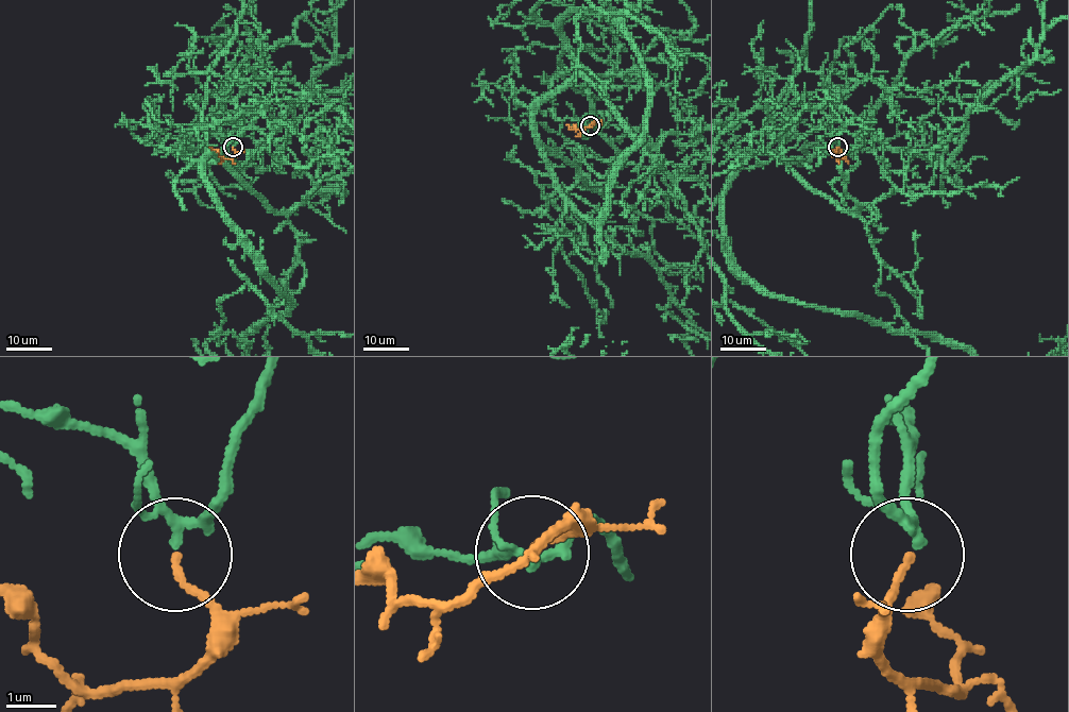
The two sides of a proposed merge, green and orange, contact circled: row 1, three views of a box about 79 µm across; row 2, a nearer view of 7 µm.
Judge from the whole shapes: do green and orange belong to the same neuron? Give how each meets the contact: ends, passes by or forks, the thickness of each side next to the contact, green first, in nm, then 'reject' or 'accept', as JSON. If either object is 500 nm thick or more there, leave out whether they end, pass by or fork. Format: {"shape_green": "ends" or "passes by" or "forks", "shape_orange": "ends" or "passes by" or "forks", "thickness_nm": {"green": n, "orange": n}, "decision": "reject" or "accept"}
{"shape_green": "forks", "shape_orange": "ends", "thickness_nm": {"green": 130, "orange": 150}, "decision": "accept"}

